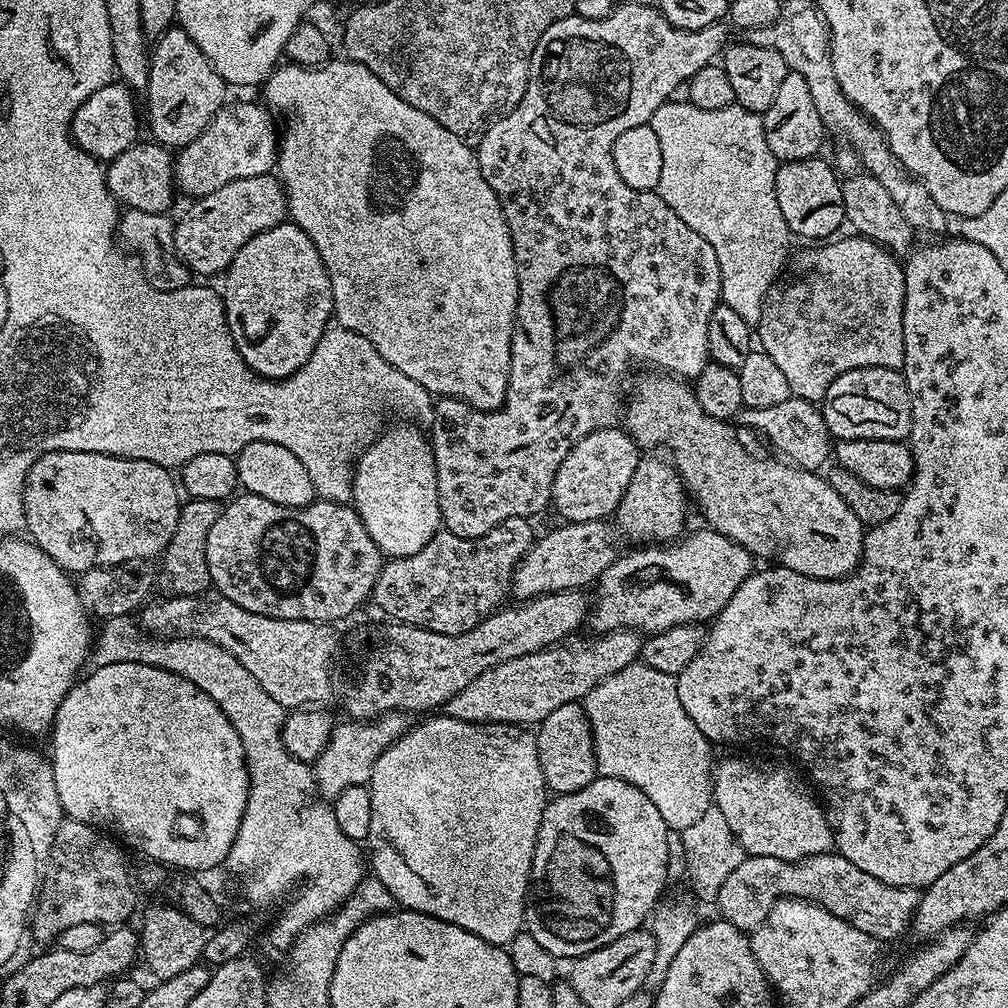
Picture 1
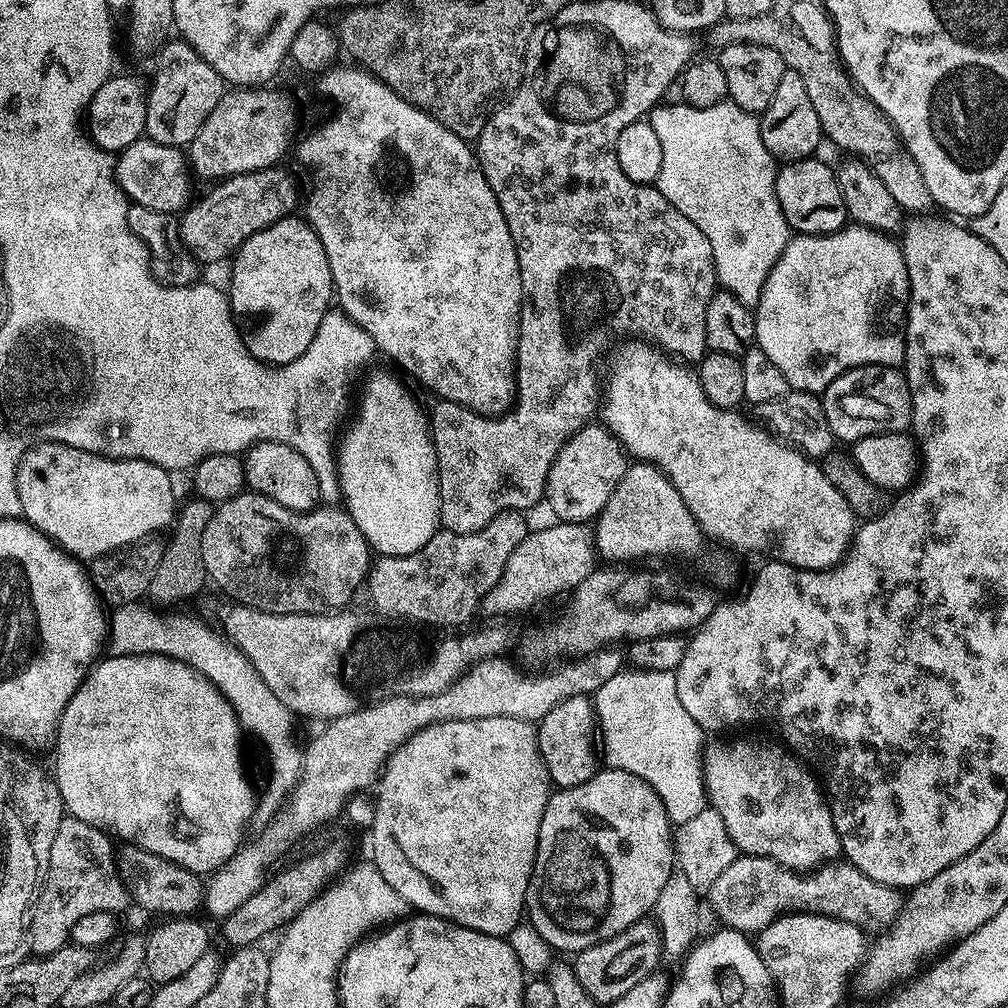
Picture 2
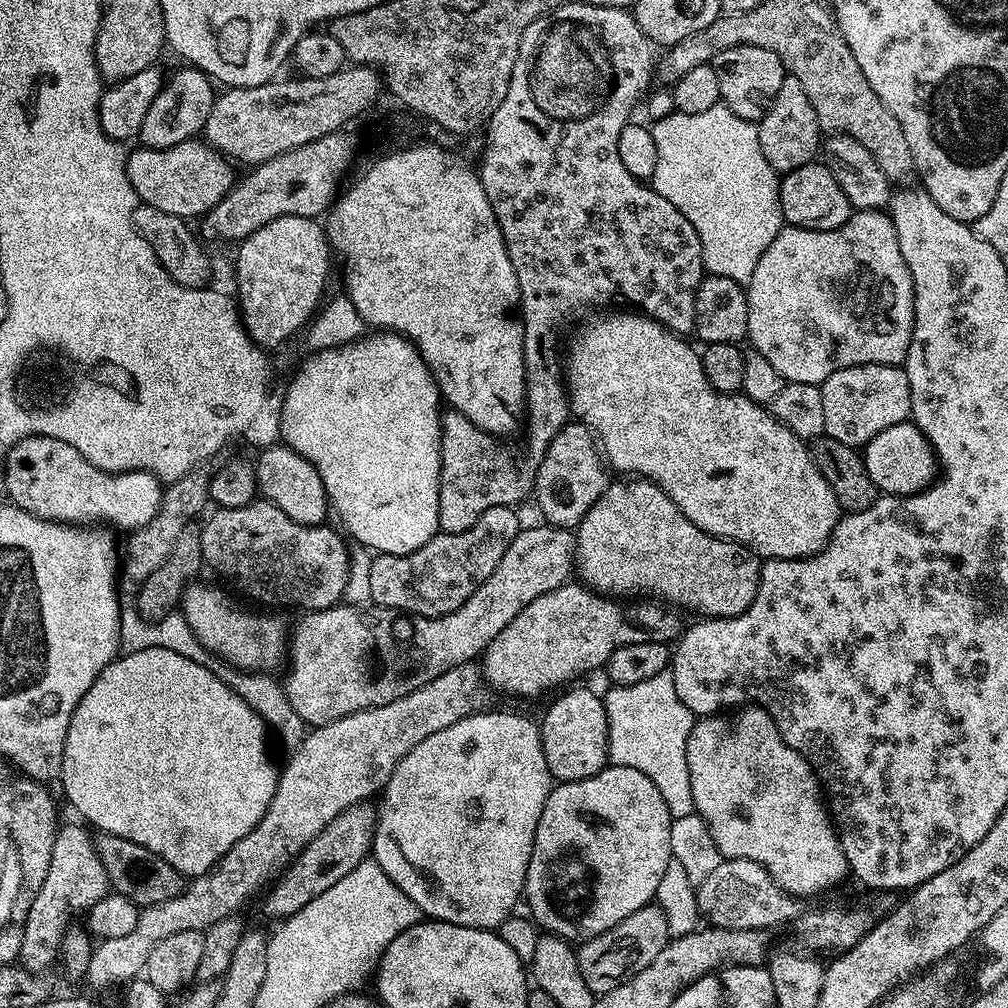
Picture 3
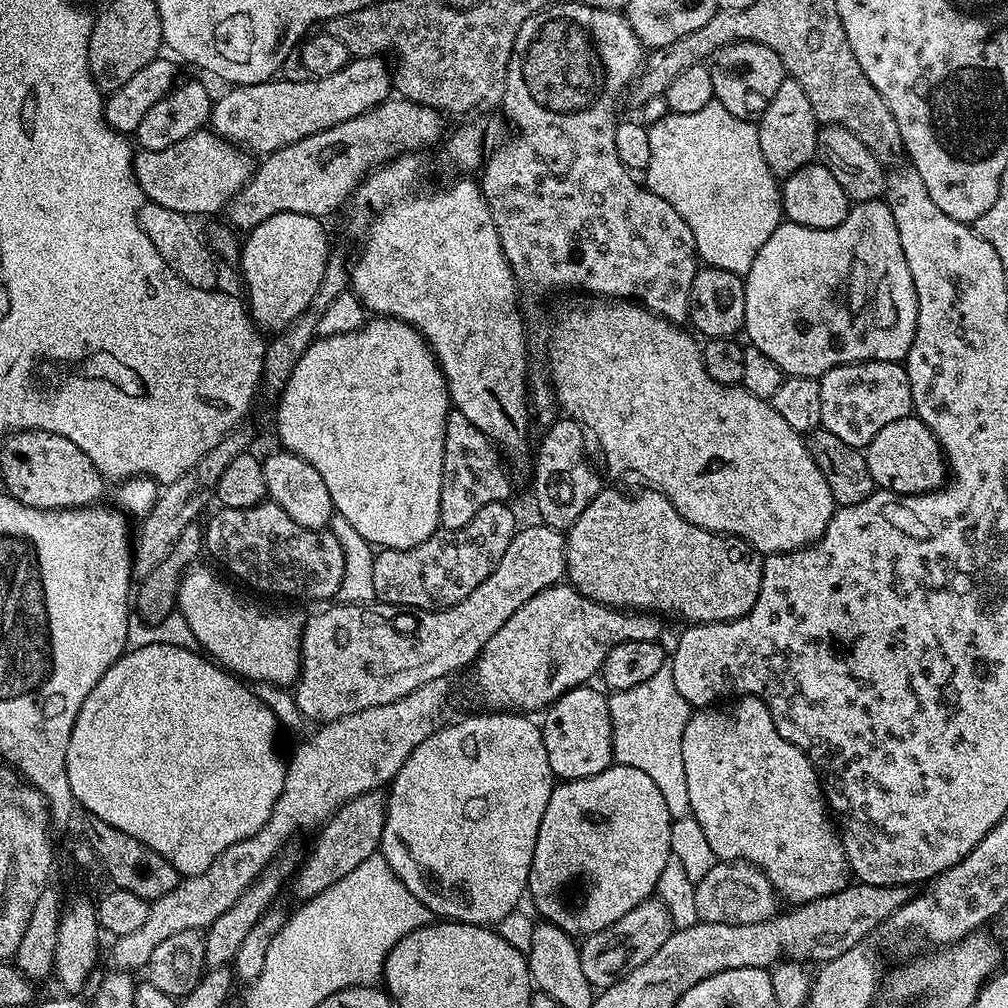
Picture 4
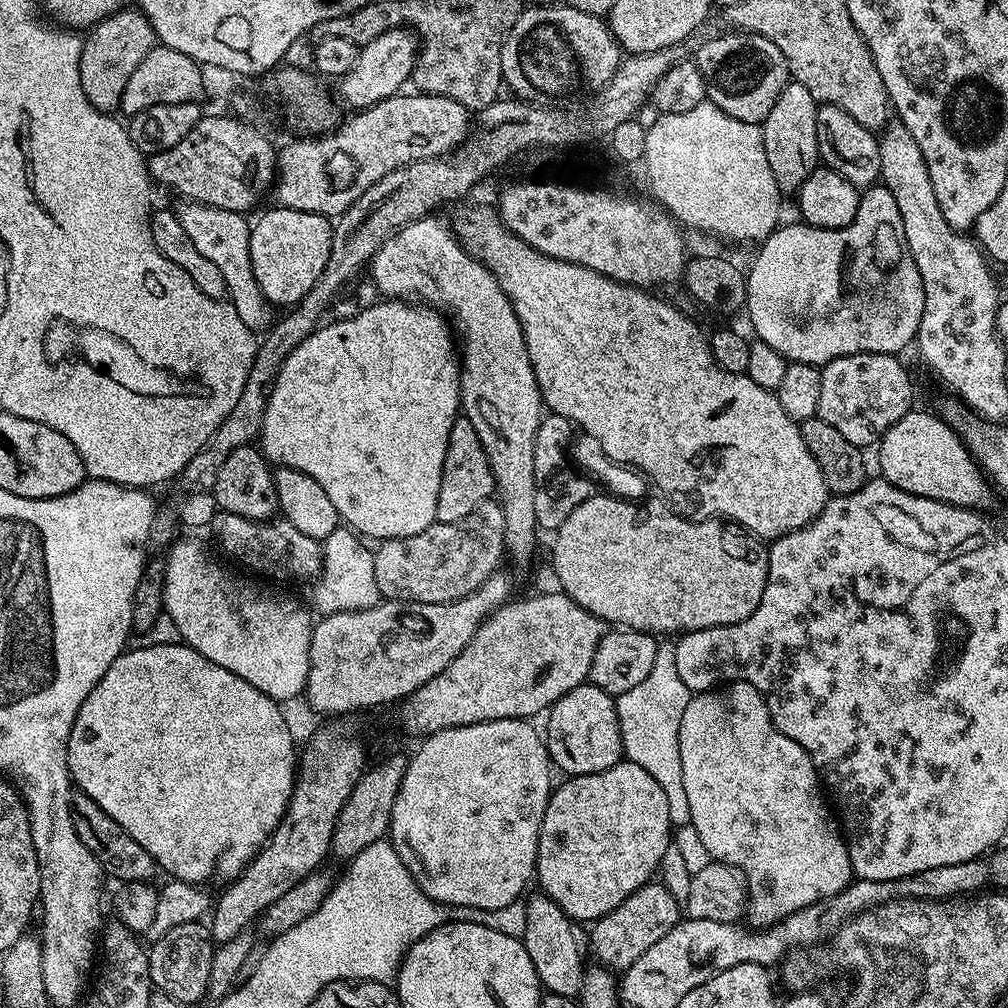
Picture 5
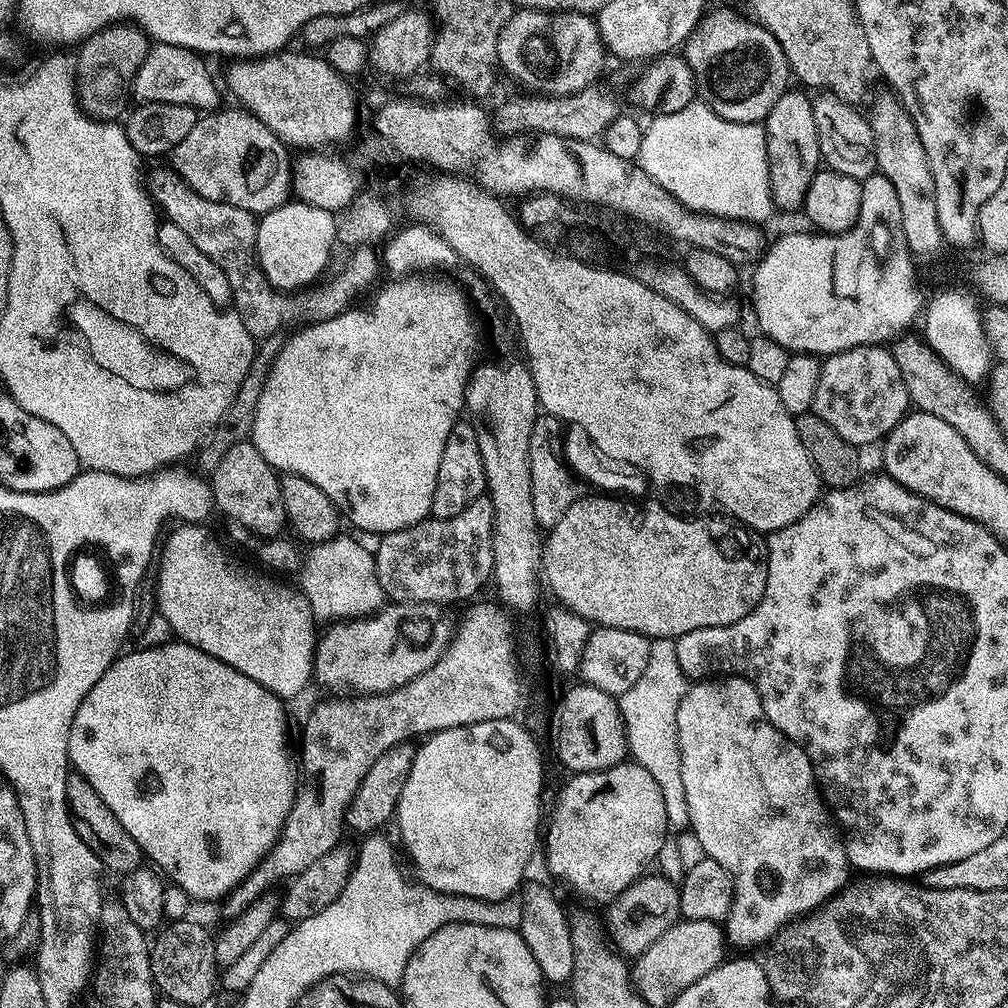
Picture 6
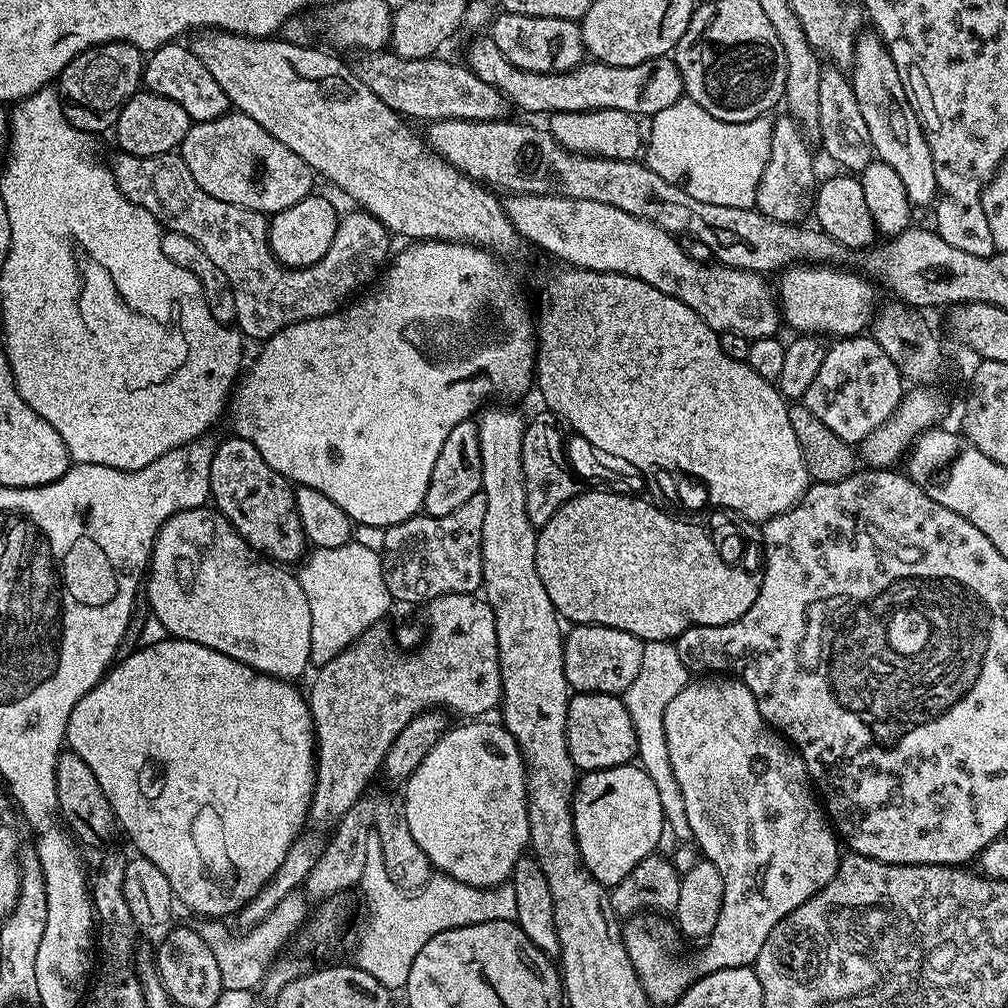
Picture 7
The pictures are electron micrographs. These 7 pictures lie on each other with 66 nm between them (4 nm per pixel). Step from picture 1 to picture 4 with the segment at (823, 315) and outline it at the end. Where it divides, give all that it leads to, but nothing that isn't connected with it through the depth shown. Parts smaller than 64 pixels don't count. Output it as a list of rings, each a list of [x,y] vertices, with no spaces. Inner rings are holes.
[[[883,199],[861,200],[851,205],[848,217],[837,228],[827,230],[802,230],[800,225],[782,222],[762,242],[762,250],[754,258],[744,281],[746,294],[746,310],[744,311],[744,328],[750,339],[751,347],[762,350],[788,376],[815,376],[817,378],[842,364],[857,364],[862,360],[895,360],[903,361],[908,355],[912,339],[916,333],[918,318],[918,302],[914,290],[914,278],[910,274],[910,266],[906,262],[906,254],[902,254],[902,238],[892,213],[892,207]]]

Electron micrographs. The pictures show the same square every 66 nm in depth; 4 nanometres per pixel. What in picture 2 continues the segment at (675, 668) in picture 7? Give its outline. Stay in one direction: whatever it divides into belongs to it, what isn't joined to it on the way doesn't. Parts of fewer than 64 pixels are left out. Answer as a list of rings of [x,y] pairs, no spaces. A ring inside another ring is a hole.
[[[622,670],[618,674],[614,674],[614,678],[610,678],[610,682],[606,682],[606,686],[602,686],[594,693],[594,707],[596,709],[596,719],[598,721],[598,736],[602,741],[602,756],[603,759],[604,756],[608,759],[608,761],[606,761],[607,767],[626,770],[630,774],[634,774],[638,778],[645,780],[645,782],[662,798],[662,806],[666,806],[668,821],[674,826],[678,826],[682,822],[690,822],[690,818],[697,816],[698,813],[706,807],[704,768],[702,765],[702,753],[706,747],[706,733],[703,728],[696,725],[694,718],[690,718],[690,714],[686,714],[686,709],[682,707],[682,701],[678,699],[678,686],[676,685],[675,672]]]

